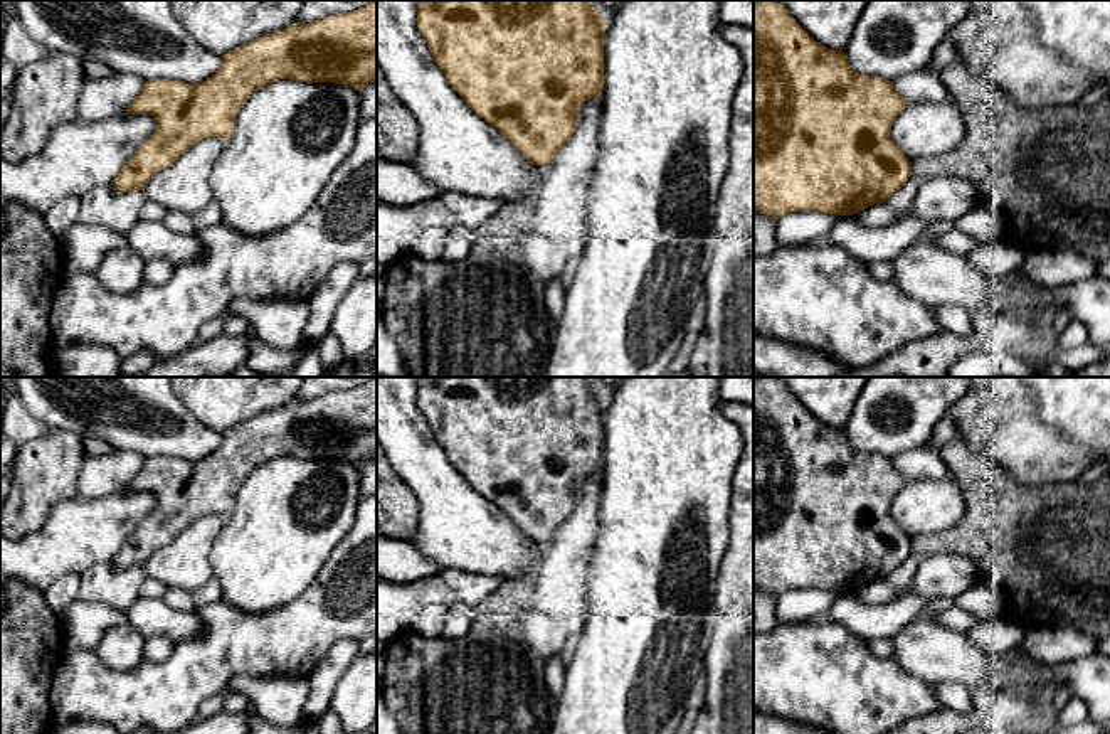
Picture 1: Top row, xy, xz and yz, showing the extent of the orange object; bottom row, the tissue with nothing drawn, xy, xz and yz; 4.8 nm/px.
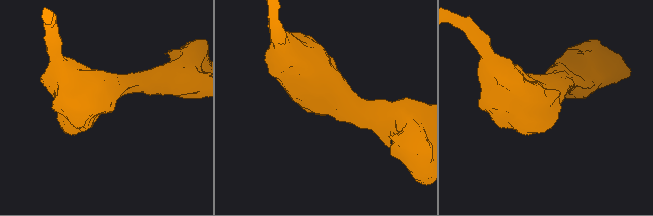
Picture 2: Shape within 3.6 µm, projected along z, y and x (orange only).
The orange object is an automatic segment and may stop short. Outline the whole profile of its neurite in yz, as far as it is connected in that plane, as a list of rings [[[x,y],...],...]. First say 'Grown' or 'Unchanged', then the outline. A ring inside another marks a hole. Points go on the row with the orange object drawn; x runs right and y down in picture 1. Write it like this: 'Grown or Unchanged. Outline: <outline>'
Unchanged. Outline: [[[774,0],[753,3],[753,209],[774,219],[789,212],[824,212],[853,215],[886,202],[912,173],[912,162],[893,143],[890,133],[905,109],[893,82],[878,76],[858,74],[844,52],[816,42]]]

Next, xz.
Unchanged. Outline: [[[417,0],[417,30],[447,82],[533,165],[548,165],[570,140],[580,106],[602,98],[605,29],[589,0]]]

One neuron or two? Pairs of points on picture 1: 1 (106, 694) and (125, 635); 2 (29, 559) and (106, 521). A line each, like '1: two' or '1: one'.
1: two
2: one

